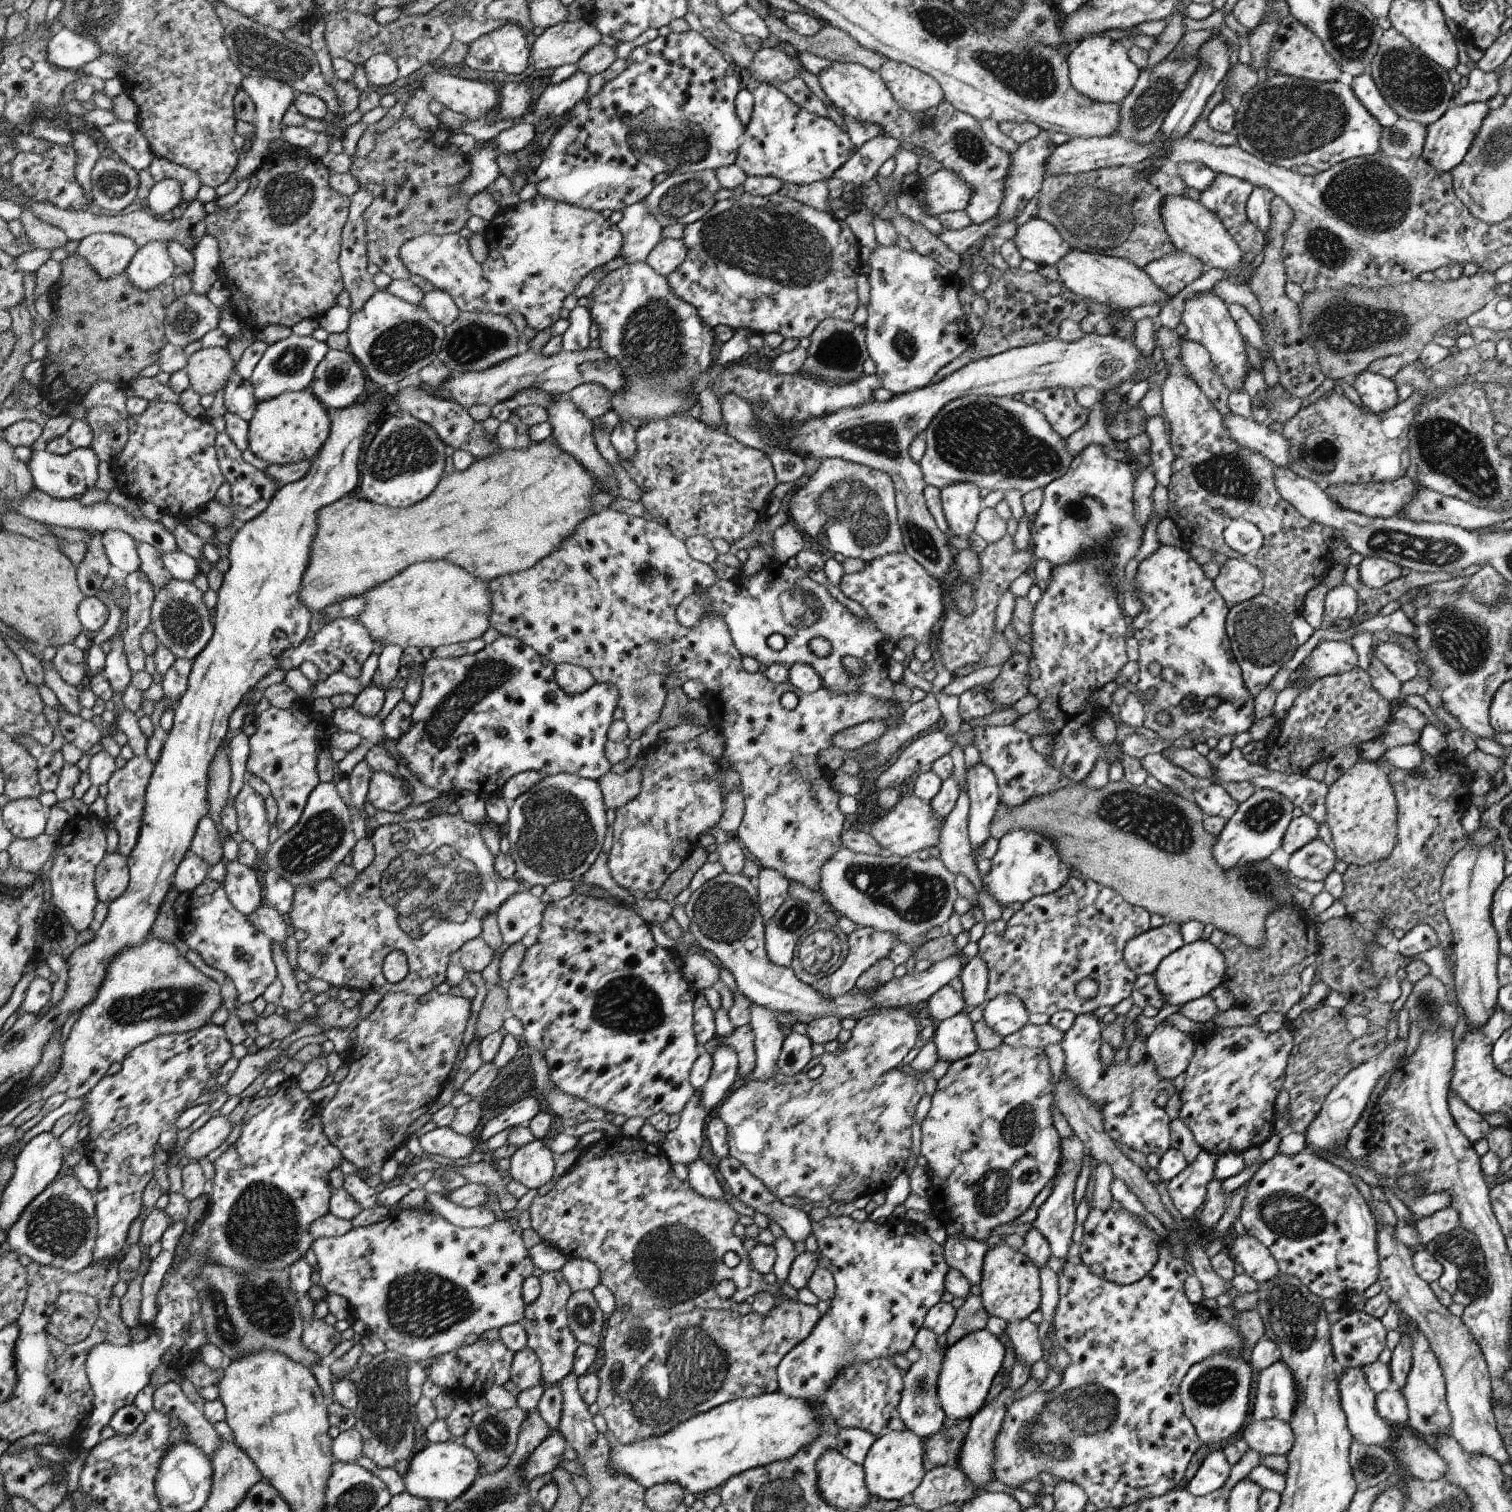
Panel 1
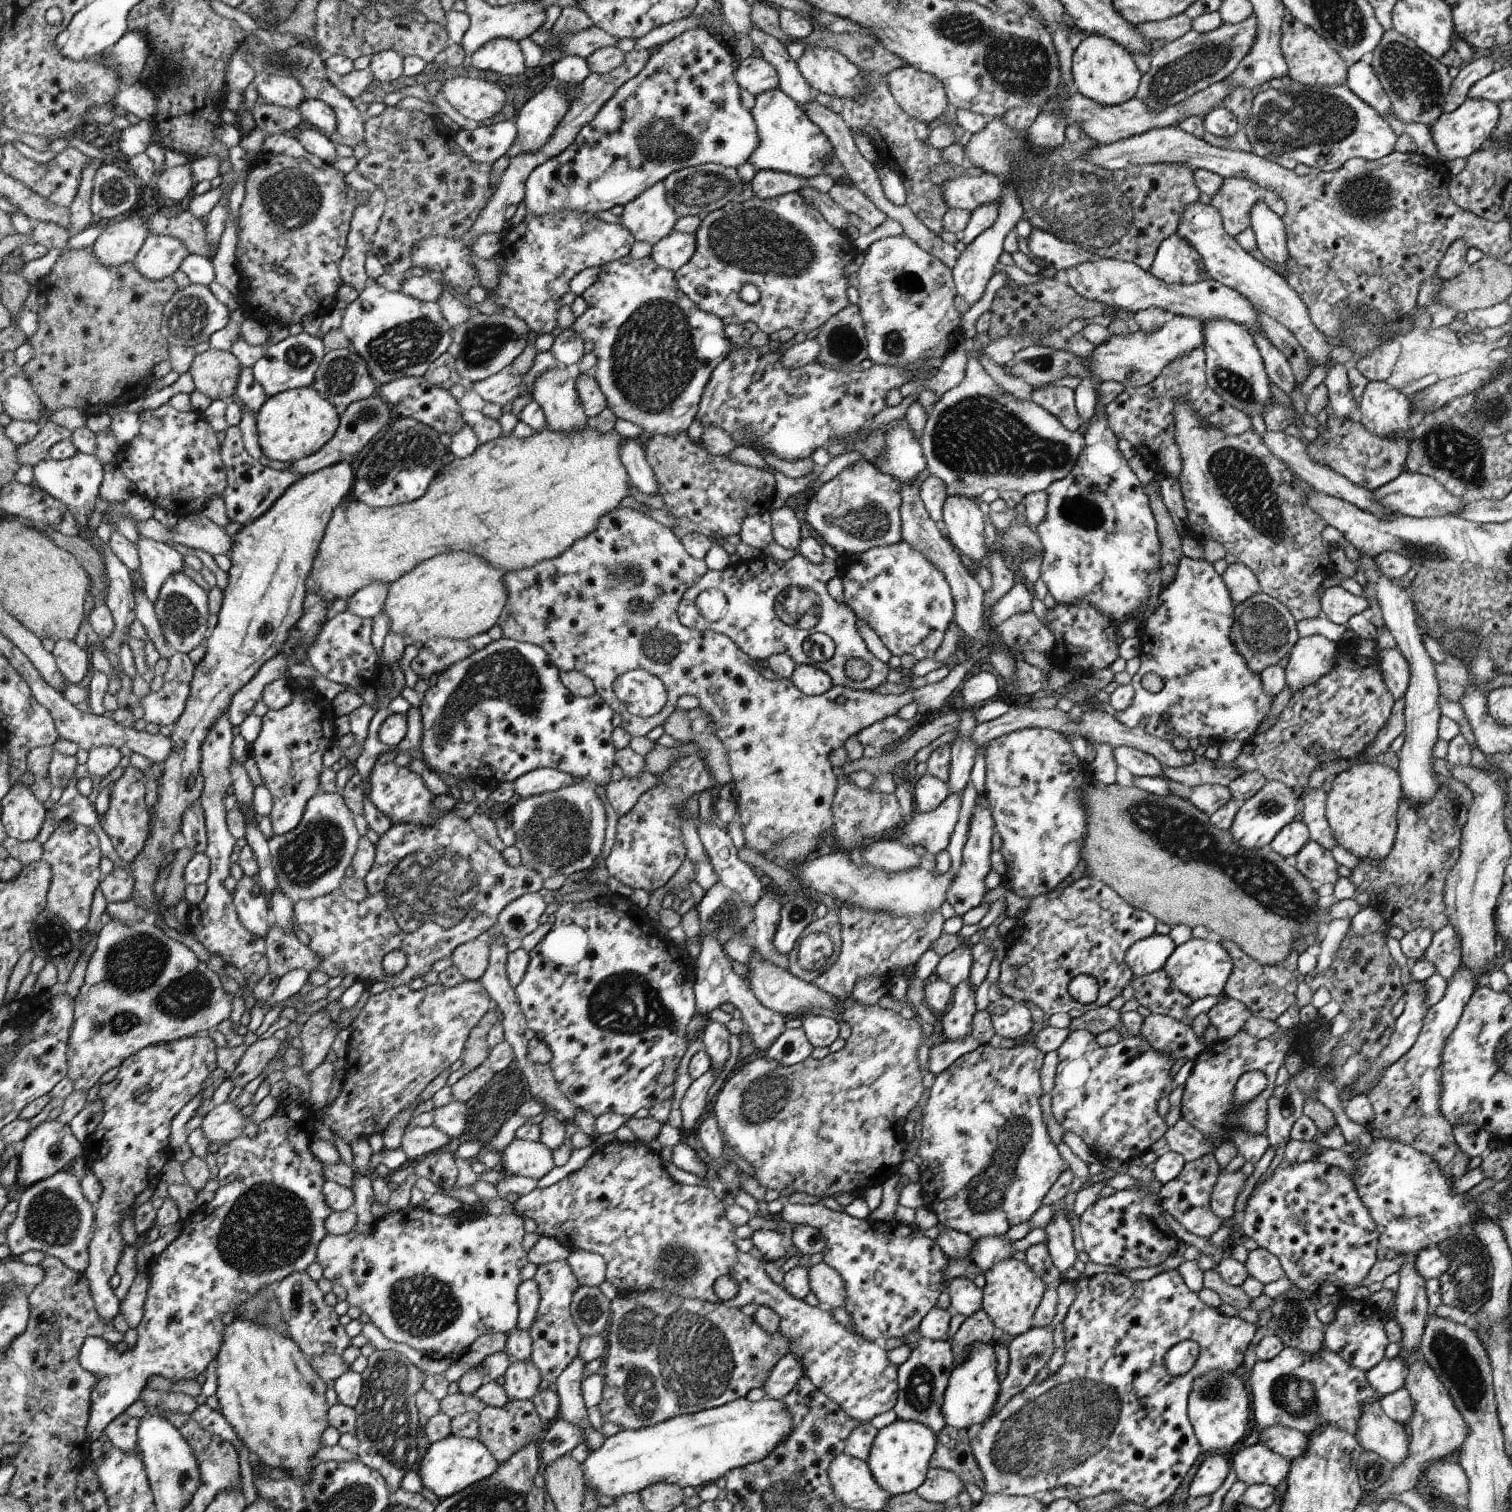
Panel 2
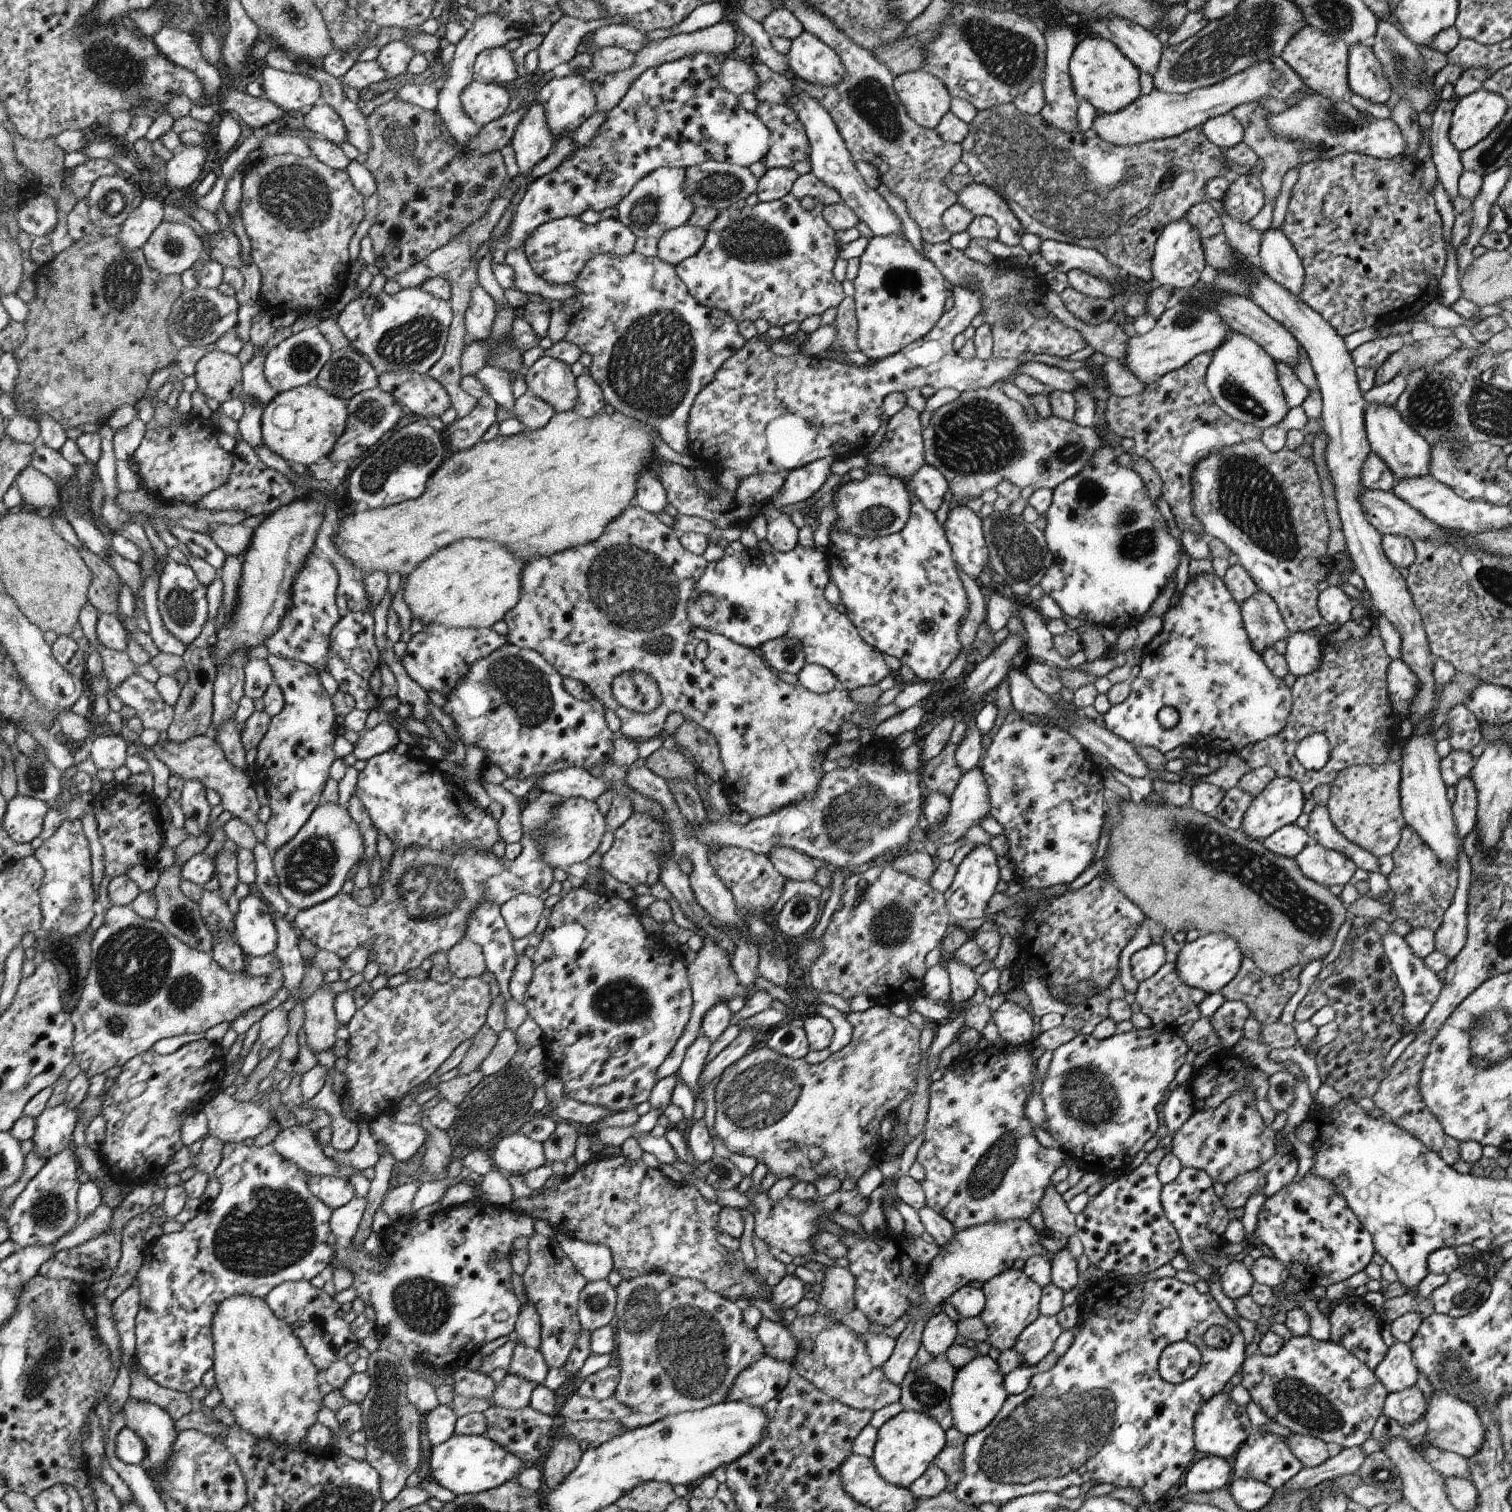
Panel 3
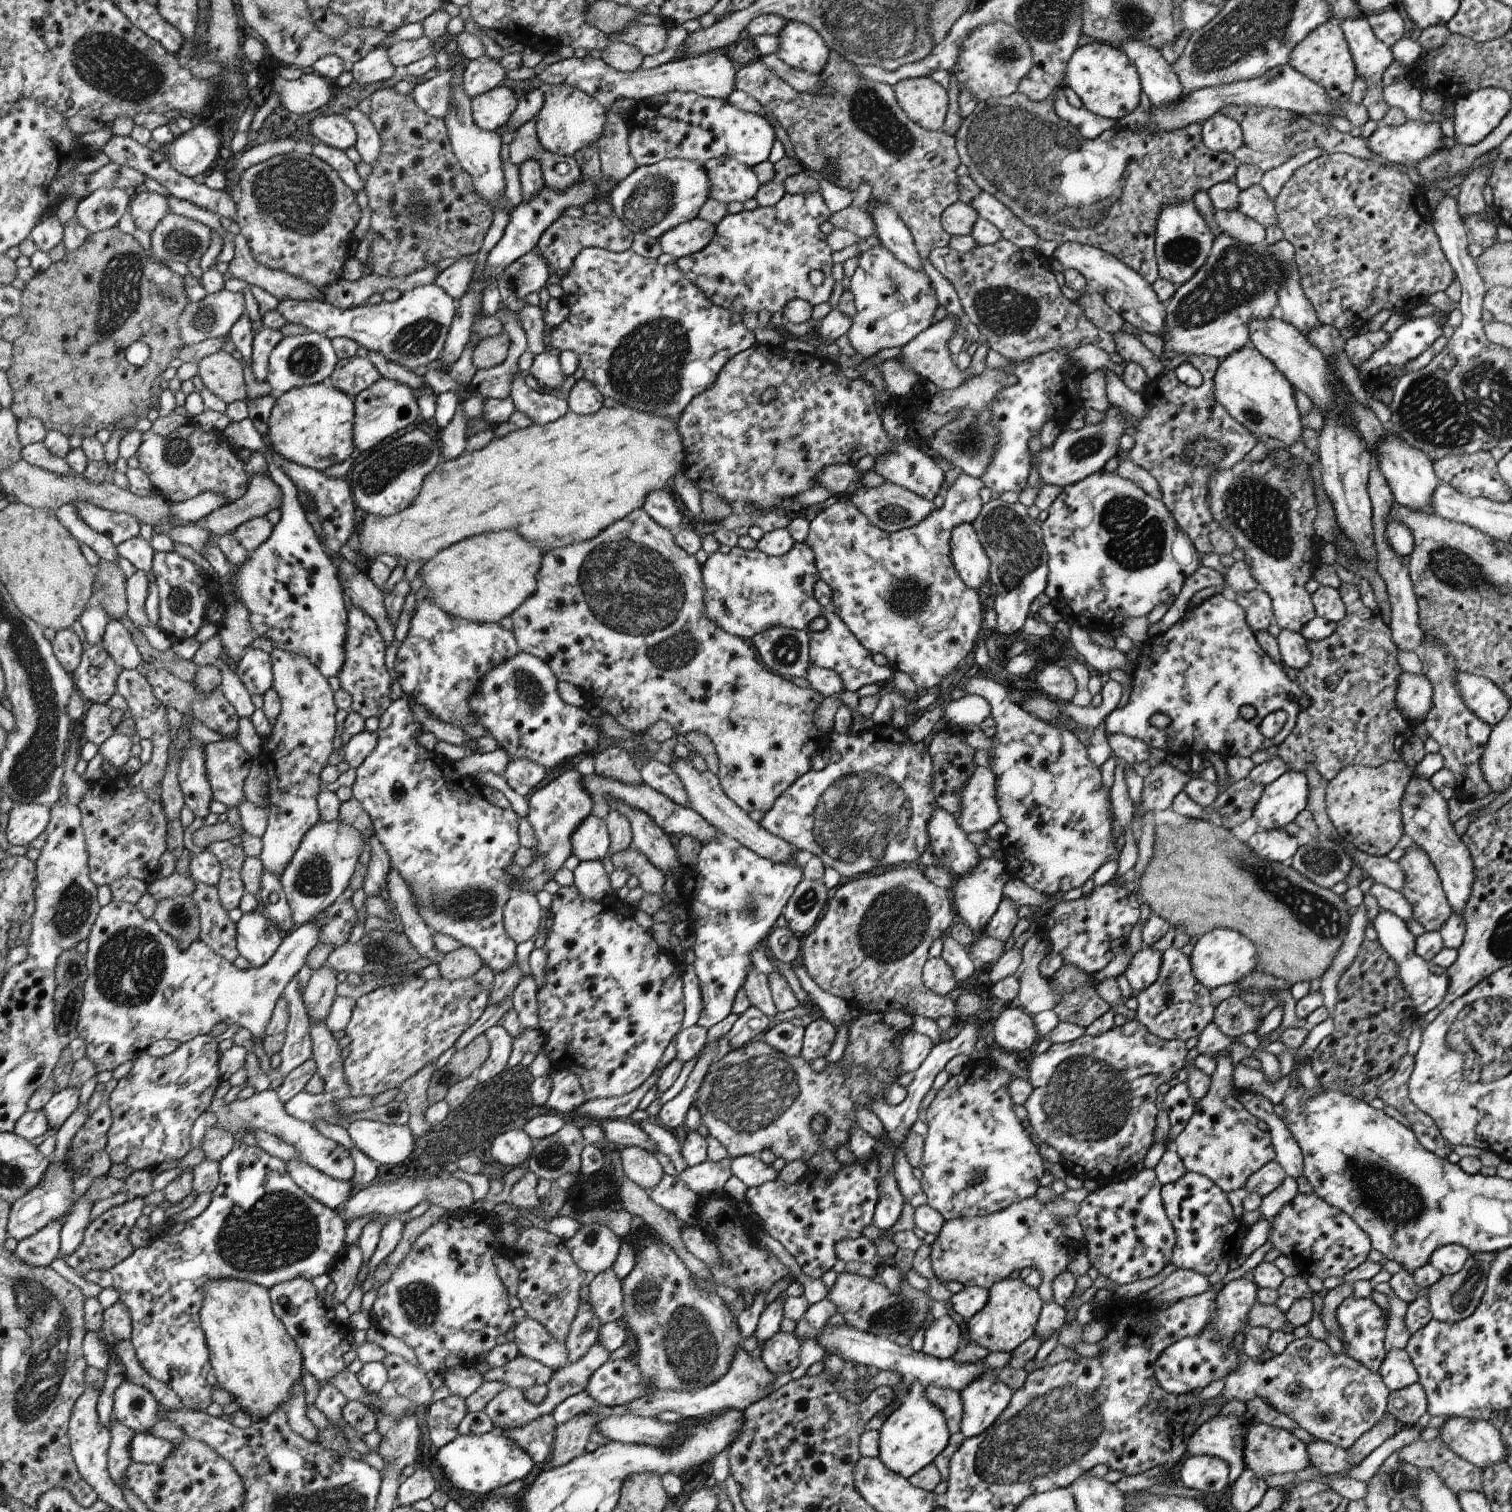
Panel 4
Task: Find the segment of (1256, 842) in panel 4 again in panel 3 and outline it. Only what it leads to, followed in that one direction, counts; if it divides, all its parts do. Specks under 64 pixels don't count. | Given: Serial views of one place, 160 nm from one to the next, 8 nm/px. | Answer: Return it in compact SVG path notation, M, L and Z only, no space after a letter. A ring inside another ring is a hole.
M1294 822L1276 830L1274 834L1263 840L1262 846L1278 856L1295 859L1296 855L1304 850L1308 837L1306 830Z

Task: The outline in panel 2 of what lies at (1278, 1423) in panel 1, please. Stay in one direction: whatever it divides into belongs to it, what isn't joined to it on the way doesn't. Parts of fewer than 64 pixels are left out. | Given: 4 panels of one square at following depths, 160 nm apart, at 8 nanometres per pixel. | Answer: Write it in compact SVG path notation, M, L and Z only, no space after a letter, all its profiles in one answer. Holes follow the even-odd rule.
M1274 1425L1261 1429L1258 1443L1264 1443L1264 1446L1272 1449L1276 1454L1291 1461L1304 1454L1308 1436L1290 1427Z

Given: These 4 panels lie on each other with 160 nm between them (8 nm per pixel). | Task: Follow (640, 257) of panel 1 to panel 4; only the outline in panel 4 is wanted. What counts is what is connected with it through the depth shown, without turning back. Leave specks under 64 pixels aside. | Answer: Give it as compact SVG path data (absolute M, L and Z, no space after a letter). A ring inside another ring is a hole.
M682 158L665 159L654 165L638 166L610 190L609 198L613 215L622 219L628 230L659 240L668 230L699 217L698 212L710 199L710 182L704 163Z

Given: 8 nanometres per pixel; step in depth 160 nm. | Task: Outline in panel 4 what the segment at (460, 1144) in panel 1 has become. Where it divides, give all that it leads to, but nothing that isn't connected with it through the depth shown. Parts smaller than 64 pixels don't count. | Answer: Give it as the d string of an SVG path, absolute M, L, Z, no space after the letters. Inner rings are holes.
M362 1119L346 1128L356 1148L381 1165L404 1162L414 1151L416 1136L407 1125L388 1125Z

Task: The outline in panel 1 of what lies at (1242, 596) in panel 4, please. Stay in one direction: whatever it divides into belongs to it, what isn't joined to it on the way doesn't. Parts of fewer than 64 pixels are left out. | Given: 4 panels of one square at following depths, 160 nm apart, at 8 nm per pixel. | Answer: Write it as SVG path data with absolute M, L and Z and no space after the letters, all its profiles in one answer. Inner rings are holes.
M1262 594L1229 609L1225 629L1233 655L1240 665L1243 682L1253 699L1270 685L1274 674L1297 652L1299 646L1290 626L1295 617L1295 614L1287 613L1277 602Z

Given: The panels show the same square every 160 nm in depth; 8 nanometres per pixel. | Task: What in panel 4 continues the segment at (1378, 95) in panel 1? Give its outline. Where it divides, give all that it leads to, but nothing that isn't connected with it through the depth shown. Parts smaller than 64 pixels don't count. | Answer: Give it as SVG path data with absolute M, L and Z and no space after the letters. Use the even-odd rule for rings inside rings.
M1365 15L1339 23L1354 60L1356 75L1367 87L1380 86L1384 72L1395 60L1391 47L1376 37Z

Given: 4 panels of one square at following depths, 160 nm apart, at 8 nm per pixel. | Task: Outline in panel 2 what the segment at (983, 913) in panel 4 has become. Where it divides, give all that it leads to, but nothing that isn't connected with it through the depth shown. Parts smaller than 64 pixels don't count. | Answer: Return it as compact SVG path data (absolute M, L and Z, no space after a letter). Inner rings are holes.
M985 790L985 797L983 798L982 795L978 795L976 801L976 805L974 806L974 810L972 813L972 818L970 820L970 826L969 830L967 832L967 842L964 845L963 848L963 859L962 864L959 870L959 873L952 879L950 888L947 892L947 901L950 903L950 906L954 908L954 910L957 912L958 915L964 916L968 911L971 911L972 909L979 908L981 909L981 904L983 902L983 896L988 889L986 888L986 884L984 883L984 878L986 878L986 875L988 872L990 872L990 869L992 868L990 866L990 853L992 852L992 835L994 834L994 828L995 828L995 822L994 817L991 813L991 808L988 806L989 800L986 796L986 790Z

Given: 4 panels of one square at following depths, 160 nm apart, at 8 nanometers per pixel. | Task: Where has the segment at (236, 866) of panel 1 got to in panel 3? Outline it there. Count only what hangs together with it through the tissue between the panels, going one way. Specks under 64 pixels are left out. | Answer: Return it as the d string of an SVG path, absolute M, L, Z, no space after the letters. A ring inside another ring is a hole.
M252 891L240 900L240 910L234 916L236 938L247 957L262 957L275 953L279 934L271 906Z

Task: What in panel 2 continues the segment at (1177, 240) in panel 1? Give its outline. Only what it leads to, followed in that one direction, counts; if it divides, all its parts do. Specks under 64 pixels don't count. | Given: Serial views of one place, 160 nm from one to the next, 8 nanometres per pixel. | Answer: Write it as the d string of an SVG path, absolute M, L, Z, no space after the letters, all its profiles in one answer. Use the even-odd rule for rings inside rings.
M1200 201L1188 205L1181 214L1176 234L1198 251L1203 258L1210 279L1237 290L1253 304L1258 312L1266 313L1283 324L1305 348L1312 364L1317 366L1328 362L1330 352L1326 348L1330 344L1324 340L1325 334L1314 326L1307 306L1300 295L1281 274L1264 265L1240 247L1236 238L1224 230L1222 217L1216 208Z

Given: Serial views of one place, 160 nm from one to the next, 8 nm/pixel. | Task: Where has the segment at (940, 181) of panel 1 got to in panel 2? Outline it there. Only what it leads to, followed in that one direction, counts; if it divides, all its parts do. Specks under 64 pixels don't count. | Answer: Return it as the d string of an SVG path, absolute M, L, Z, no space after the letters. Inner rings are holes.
M992 173L970 176L963 174L939 185L944 202L950 209L966 209L972 212L984 203L999 204L1003 186L1000 178Z

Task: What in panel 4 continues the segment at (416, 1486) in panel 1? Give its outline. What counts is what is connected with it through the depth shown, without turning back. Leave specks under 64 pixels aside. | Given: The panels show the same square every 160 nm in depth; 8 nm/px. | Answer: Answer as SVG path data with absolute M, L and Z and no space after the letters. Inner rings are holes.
M497 1428L482 1435L459 1435L440 1448L436 1458L444 1470L444 1476L456 1488L477 1496L491 1495L500 1486L526 1479L535 1465L535 1460L522 1446Z

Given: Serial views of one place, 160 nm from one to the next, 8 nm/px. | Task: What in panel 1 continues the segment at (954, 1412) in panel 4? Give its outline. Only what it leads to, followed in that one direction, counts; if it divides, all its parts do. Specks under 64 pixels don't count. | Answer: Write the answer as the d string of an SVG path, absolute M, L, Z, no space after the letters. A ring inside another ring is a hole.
M922 1326L916 1333L913 1346L921 1352L920 1358L915 1363L912 1363L911 1368L903 1377L904 1390L901 1392L901 1401L895 1410L897 1416L906 1425L906 1429L917 1434L921 1439L938 1432L946 1418L938 1398L937 1380L941 1362L948 1346L940 1350L937 1346L936 1338L937 1335L930 1327Z

